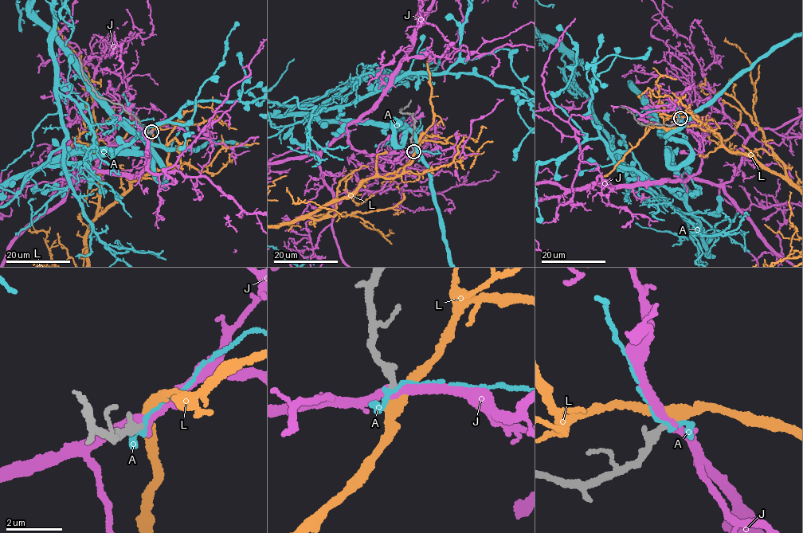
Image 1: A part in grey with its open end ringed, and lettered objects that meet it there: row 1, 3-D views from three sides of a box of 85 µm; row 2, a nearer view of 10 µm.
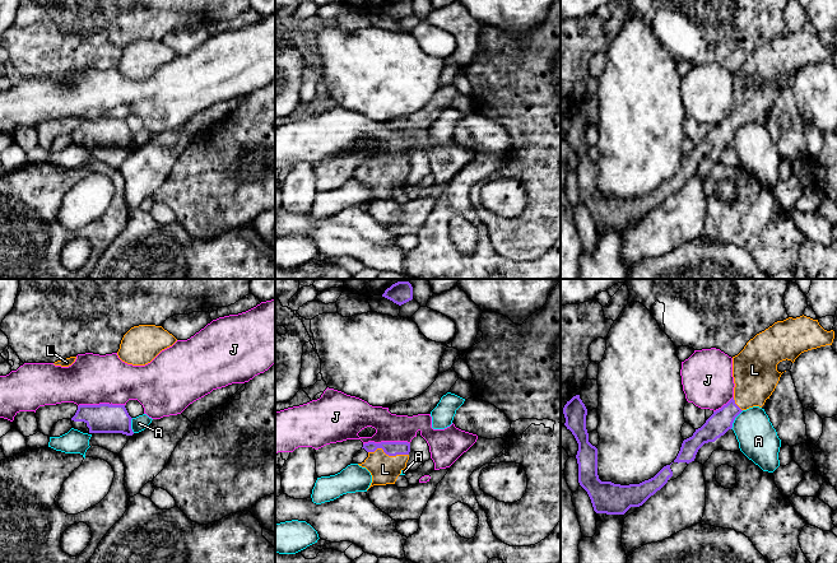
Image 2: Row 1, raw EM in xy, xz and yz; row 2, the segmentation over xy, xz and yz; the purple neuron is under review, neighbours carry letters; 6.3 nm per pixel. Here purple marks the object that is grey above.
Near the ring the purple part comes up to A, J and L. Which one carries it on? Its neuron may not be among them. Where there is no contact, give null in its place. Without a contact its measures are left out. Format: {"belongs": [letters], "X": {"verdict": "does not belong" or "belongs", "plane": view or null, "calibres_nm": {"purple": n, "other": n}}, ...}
{"belongs": ["L"], "A": {"verdict": "does not belong", "plane": "yz", "calibres_nm": {"purple": 150, "other": 240}}, "J": {"verdict": "does not belong", "plane": "xy", "calibres_nm": {"purple": 190, "other": 320}}, "L": {"verdict": "belongs", "plane": "xz", "calibres_nm": {"purple": 90, "other": 180}}}

